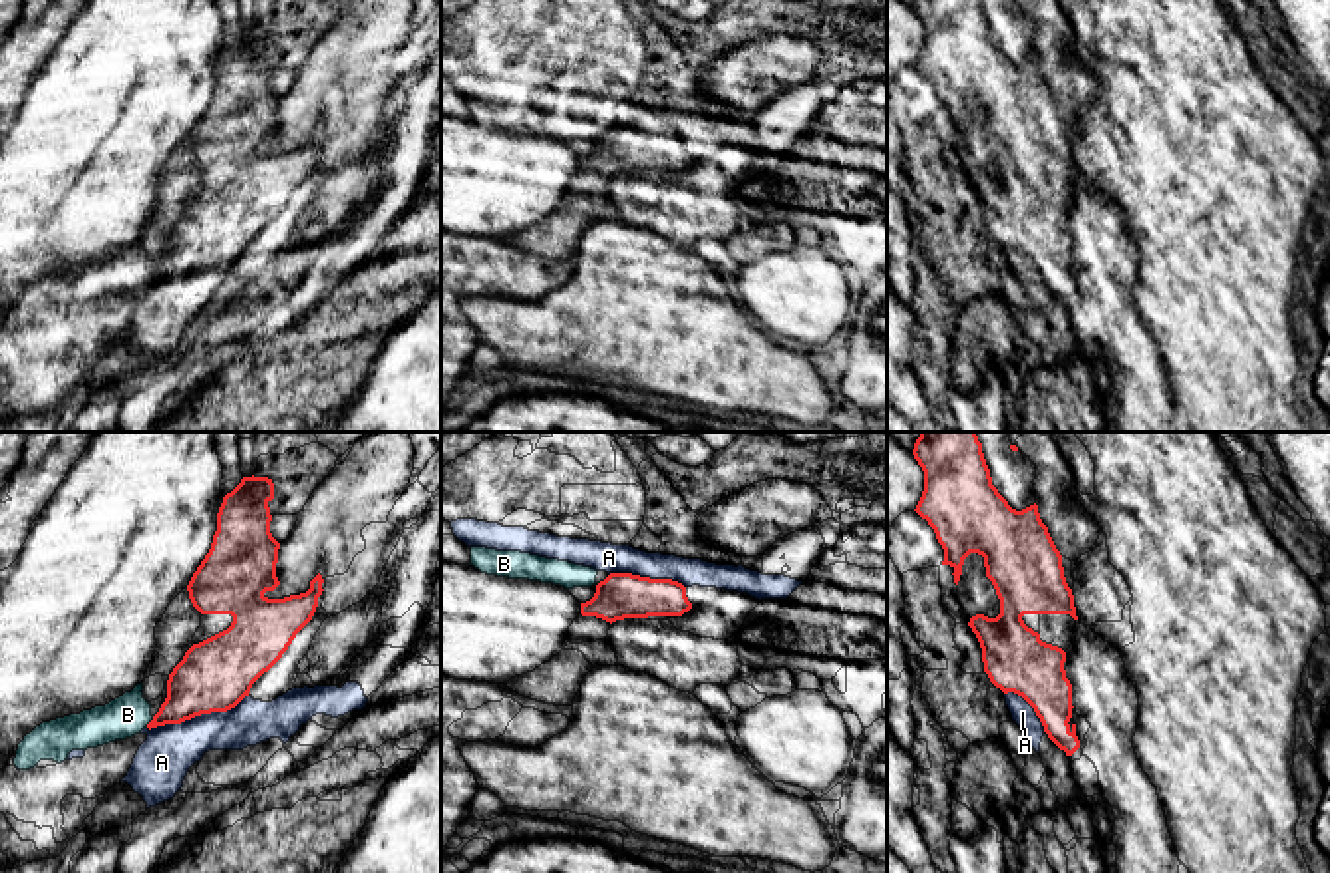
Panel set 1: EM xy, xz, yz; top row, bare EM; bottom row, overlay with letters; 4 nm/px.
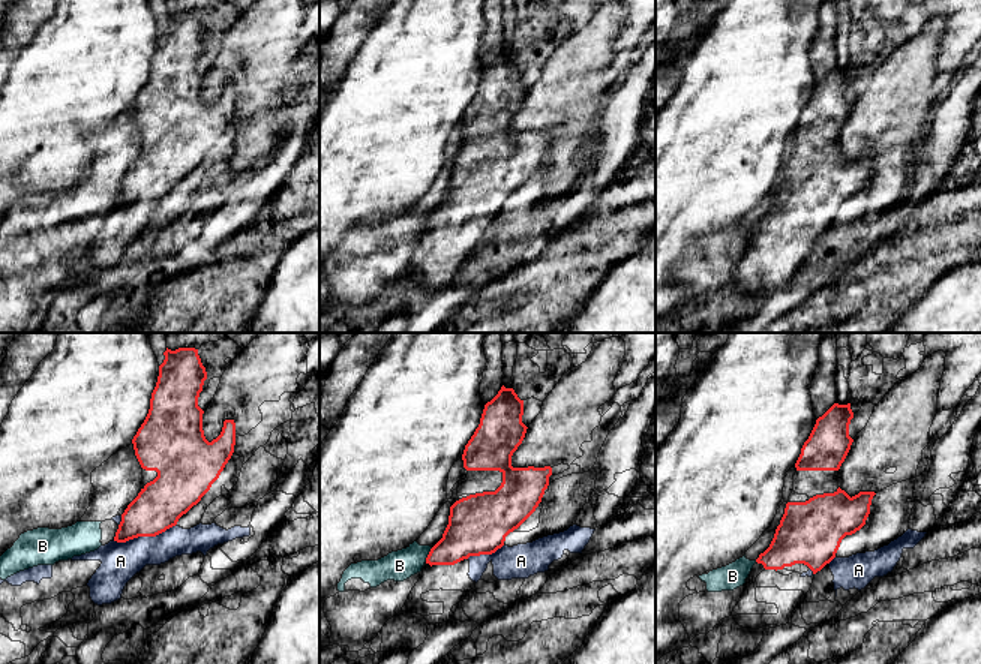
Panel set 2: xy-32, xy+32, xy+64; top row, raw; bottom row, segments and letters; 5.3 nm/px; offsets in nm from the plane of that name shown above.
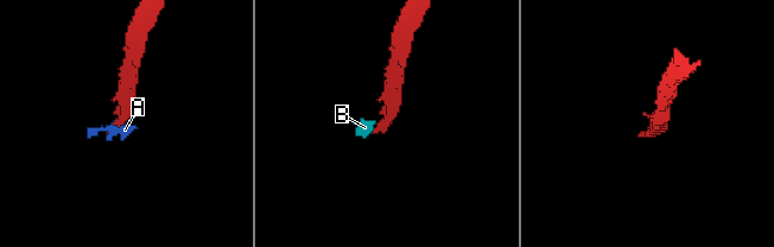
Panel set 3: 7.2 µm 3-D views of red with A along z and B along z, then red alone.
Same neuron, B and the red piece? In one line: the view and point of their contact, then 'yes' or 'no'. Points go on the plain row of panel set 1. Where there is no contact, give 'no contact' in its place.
contact xy (150, 277); no

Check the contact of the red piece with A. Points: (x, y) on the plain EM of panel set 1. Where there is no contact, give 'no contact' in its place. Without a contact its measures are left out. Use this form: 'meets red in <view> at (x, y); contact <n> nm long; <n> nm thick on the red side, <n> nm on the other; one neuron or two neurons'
meets red in xy at (197, 269); contact 440 nm long; 300 nm thick on the red side, 220 nm on the other; two neurons

